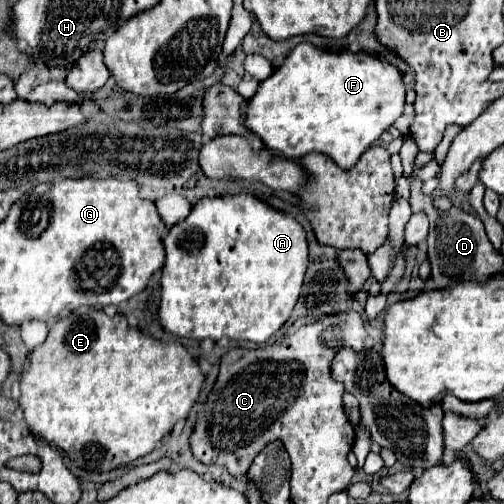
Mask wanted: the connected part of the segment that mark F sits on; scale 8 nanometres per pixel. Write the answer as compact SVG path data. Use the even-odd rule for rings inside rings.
M301 42L267 80L261 82L255 96L249 100L245 126L255 132L269 150L281 152L289 158L303 158L309 152L323 152L335 160L341 168L351 168L359 156L381 138L381 134L393 126L403 114L405 106L405 82L403 74L389 62L381 62L369 52L329 52Z

